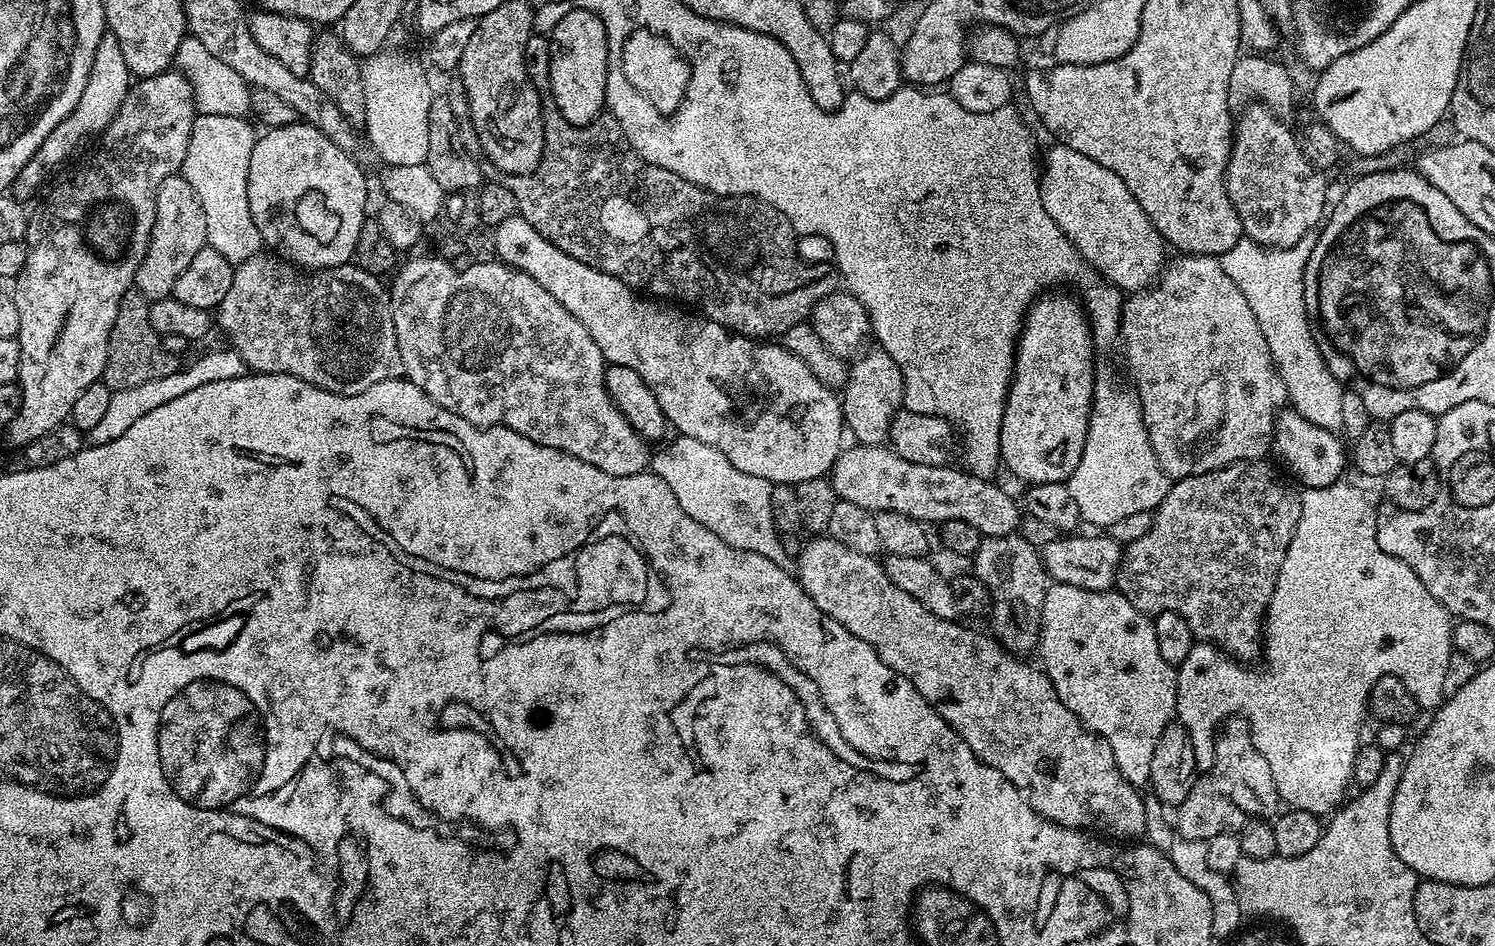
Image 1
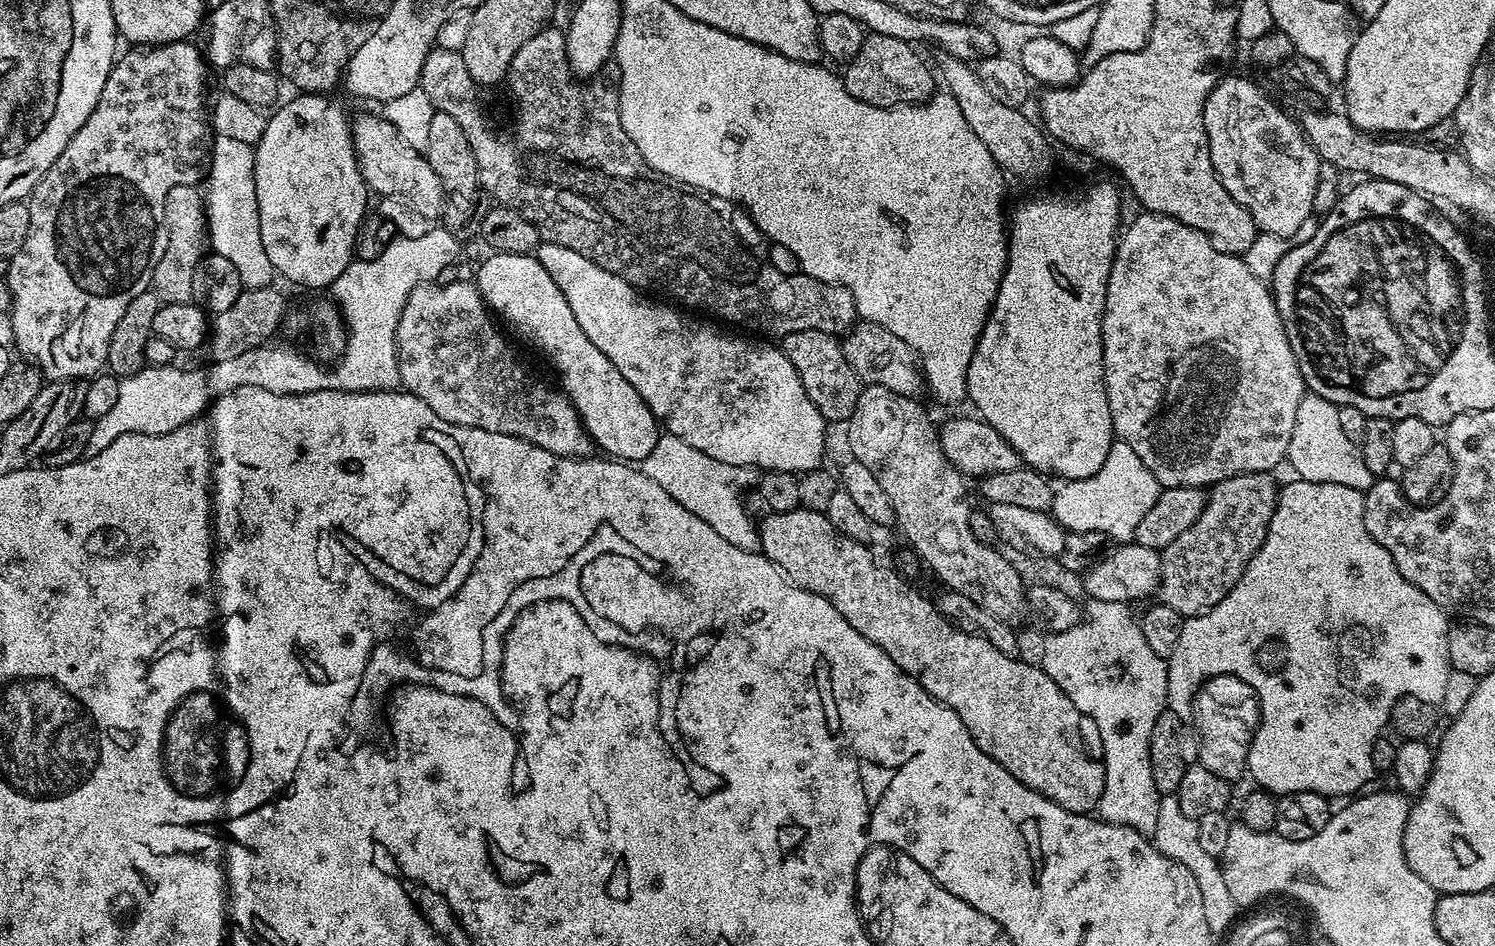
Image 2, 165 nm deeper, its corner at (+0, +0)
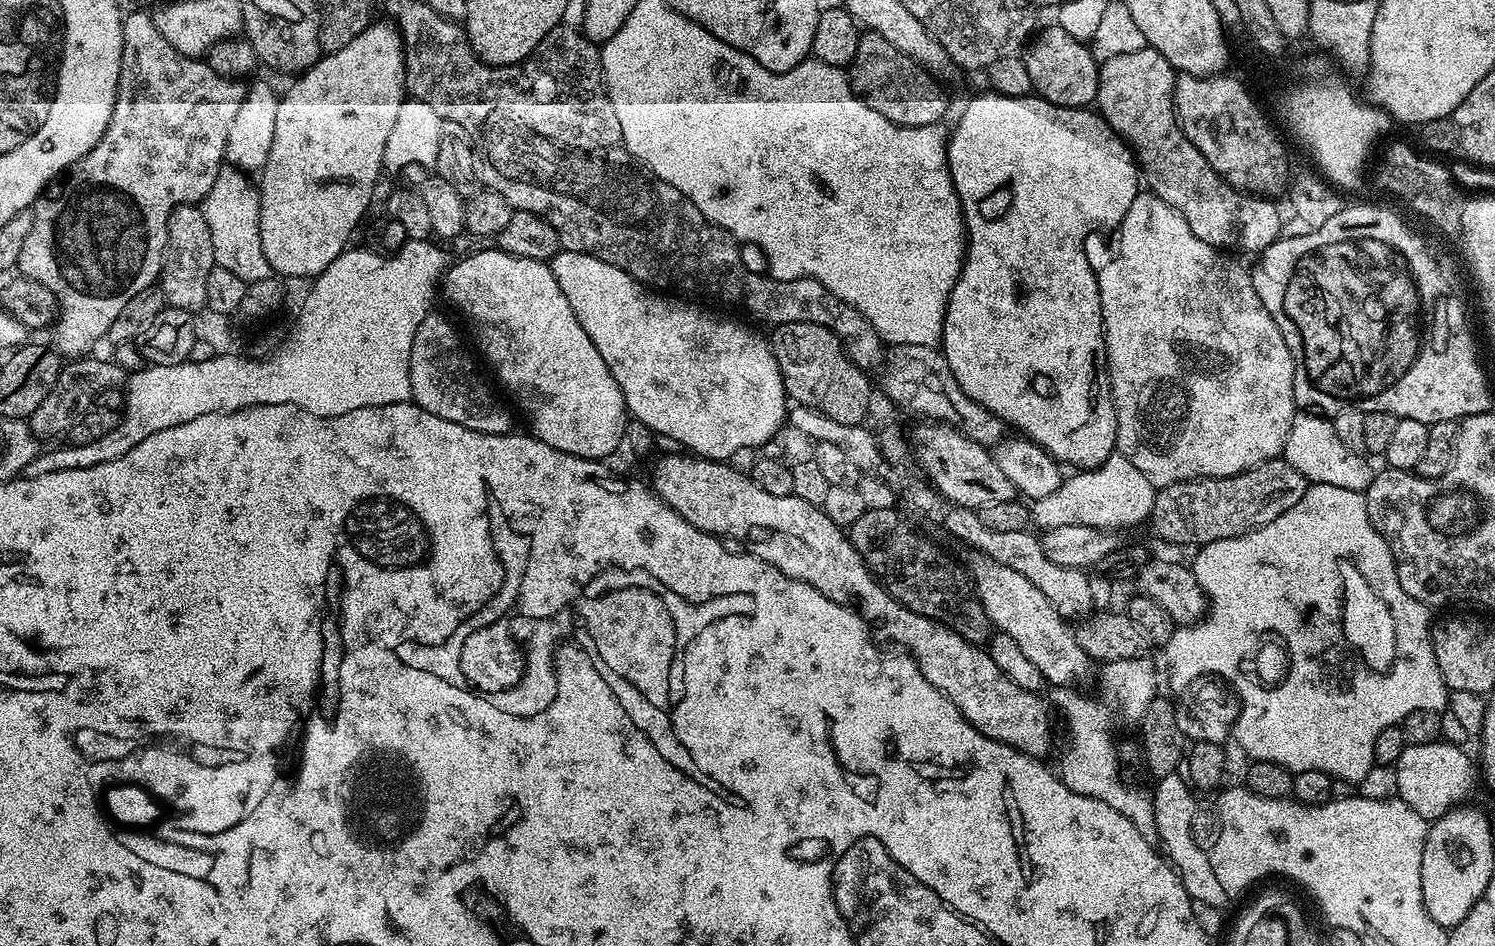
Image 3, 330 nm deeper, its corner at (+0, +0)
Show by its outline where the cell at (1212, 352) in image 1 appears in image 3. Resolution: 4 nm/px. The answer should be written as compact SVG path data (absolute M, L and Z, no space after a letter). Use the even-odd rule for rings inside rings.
M1148 190L1136 195L1130 210L1126 210L1126 218L1120 223L1118 235L1120 249L1104 269L1099 269L1098 279L1108 355L1108 381L1112 387L1112 401L1116 411L1116 448L1119 455L1130 458L1130 462L1134 462L1134 466L1138 466L1138 470L1146 474L1146 482L1150 482L1157 490L1180 480L1233 476L1267 460L1277 459L1283 453L1292 420L1298 411L1294 398L1294 358L1290 358L1286 338L1282 338L1282 330L1278 330L1274 318L1270 318L1270 310L1262 306L1262 298L1258 298L1258 290L1254 290L1249 269L1235 264L1228 257L1231 255L1202 242L1202 238L1198 238L1198 234L1190 230L1186 218L1182 218L1182 214L1174 210L1174 206L1166 206L1162 198L1152 195Z

